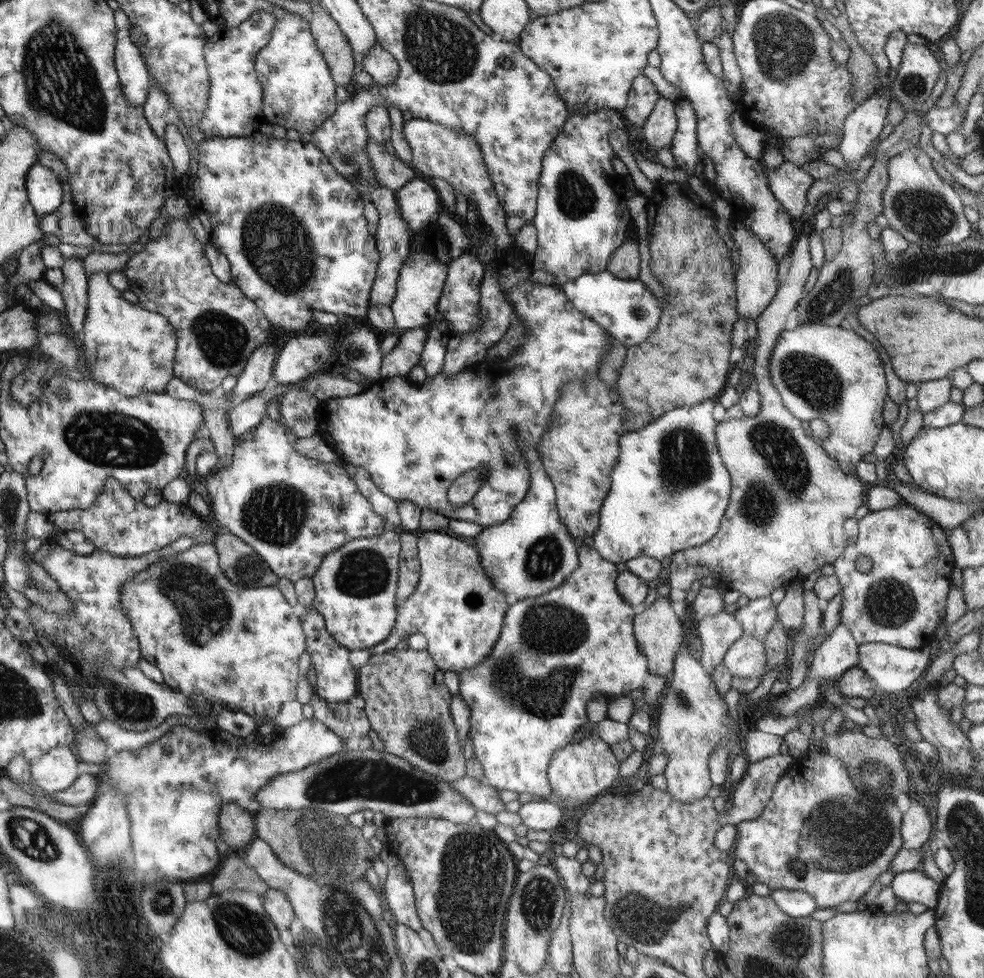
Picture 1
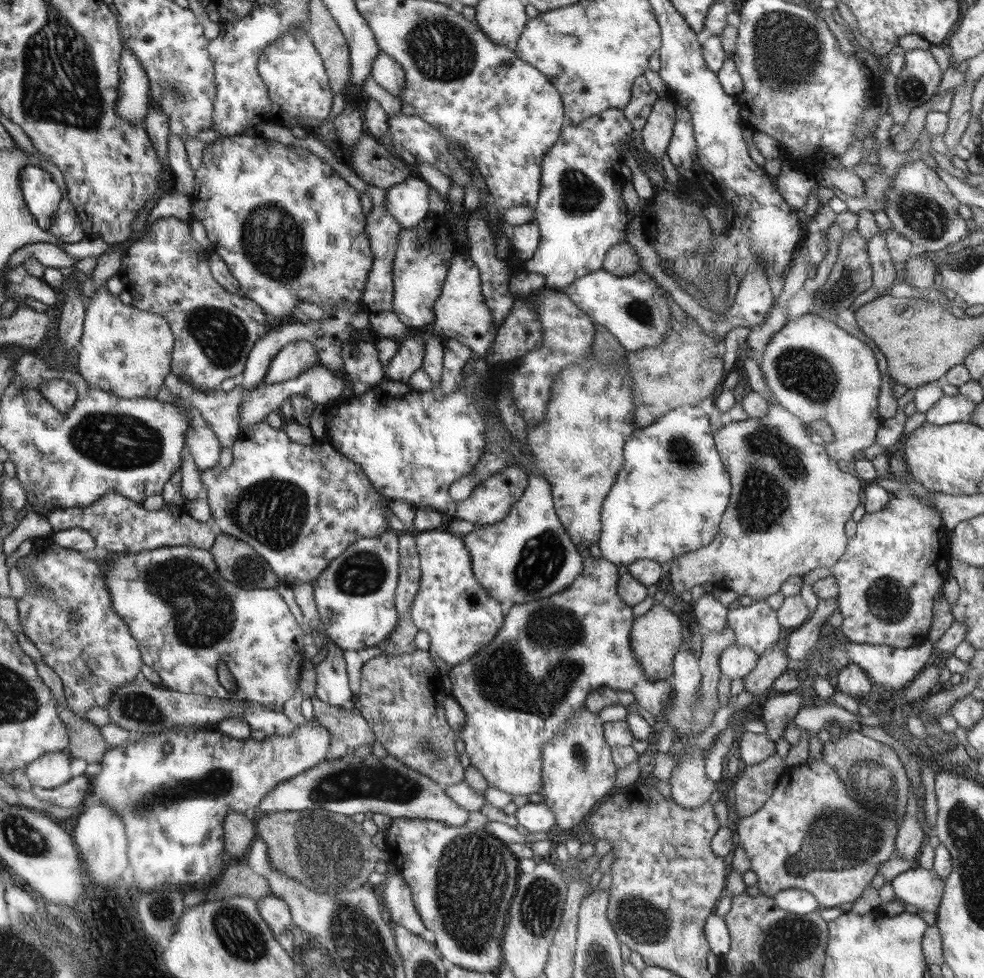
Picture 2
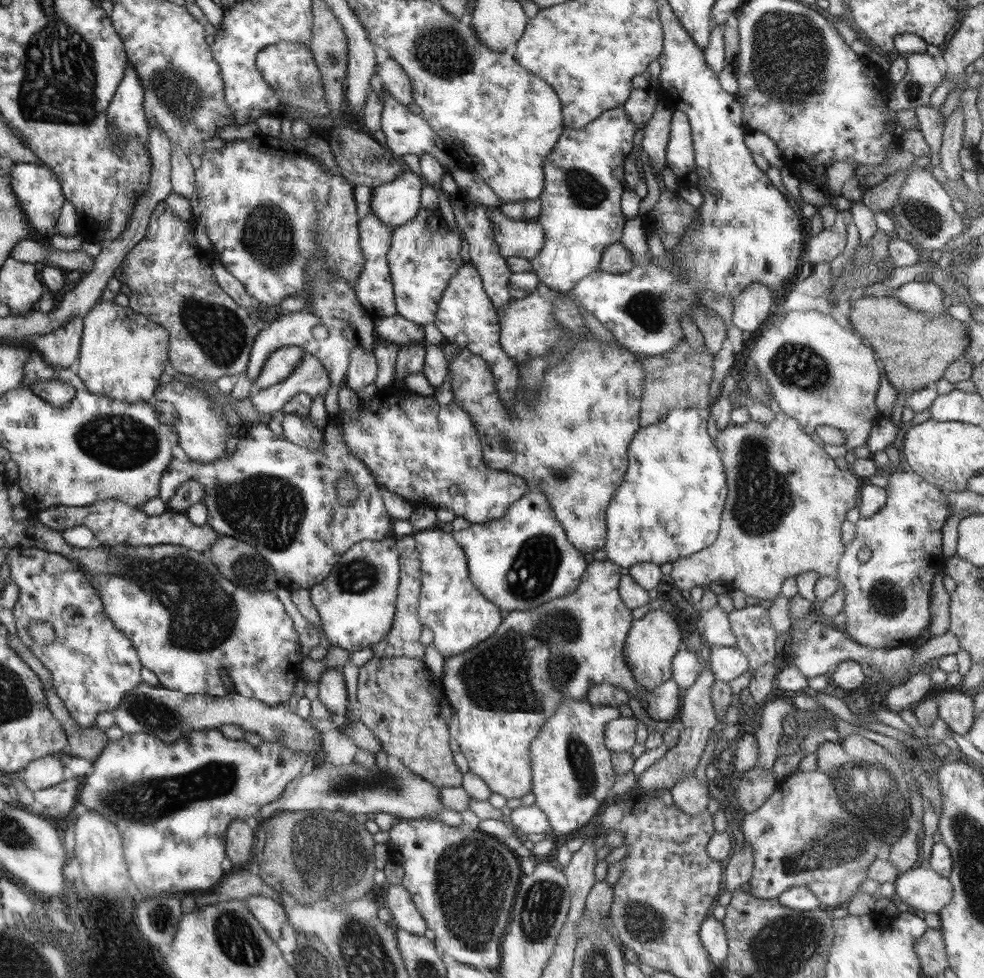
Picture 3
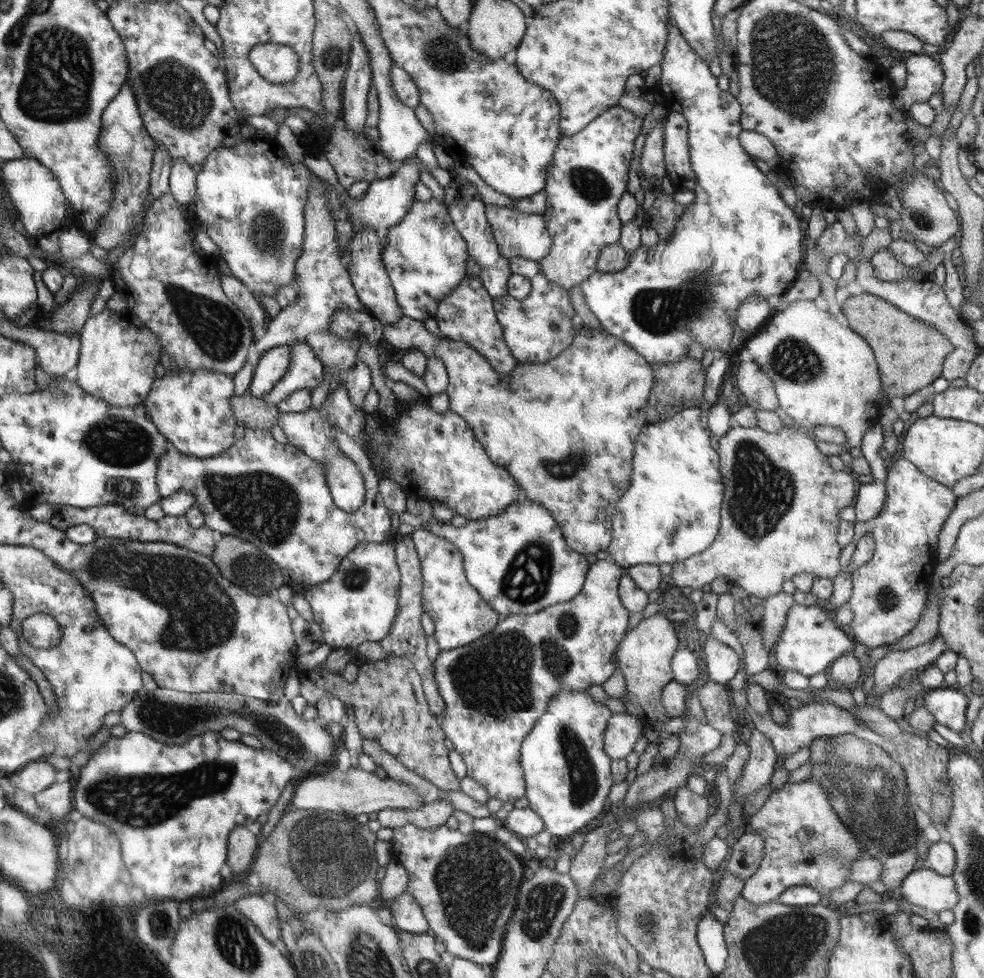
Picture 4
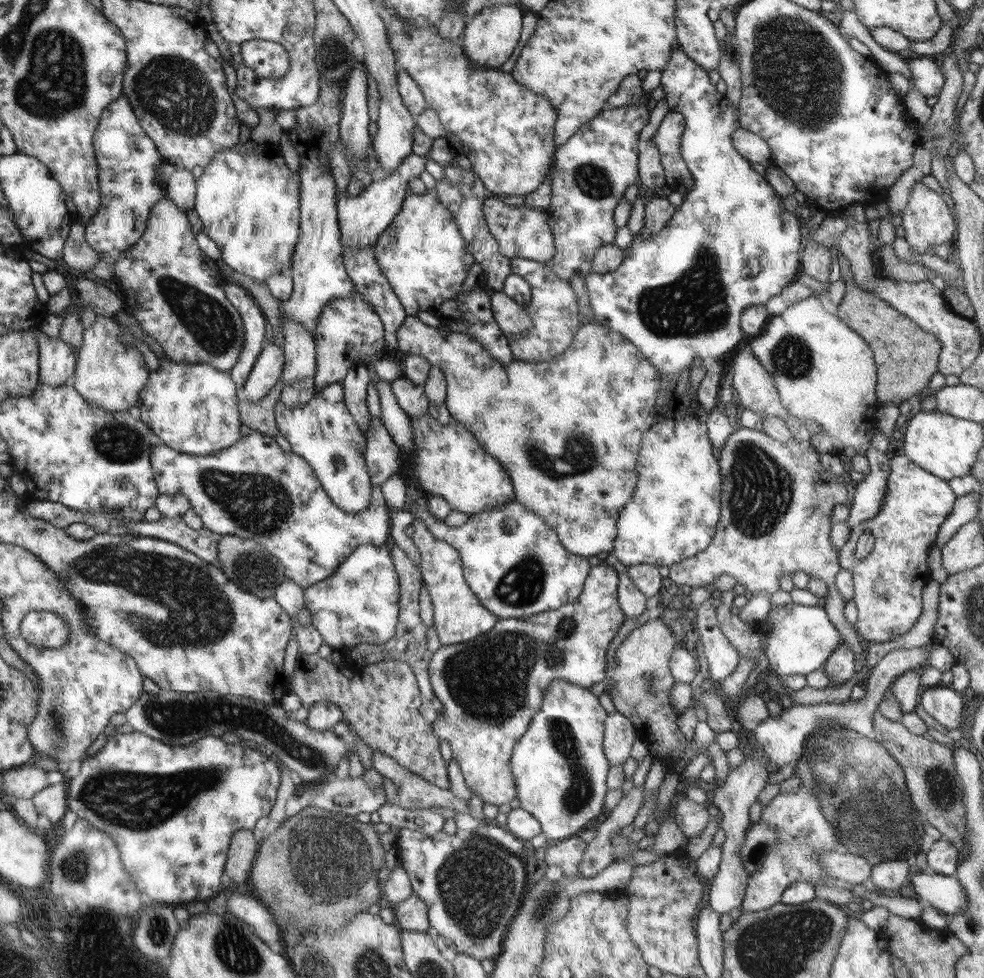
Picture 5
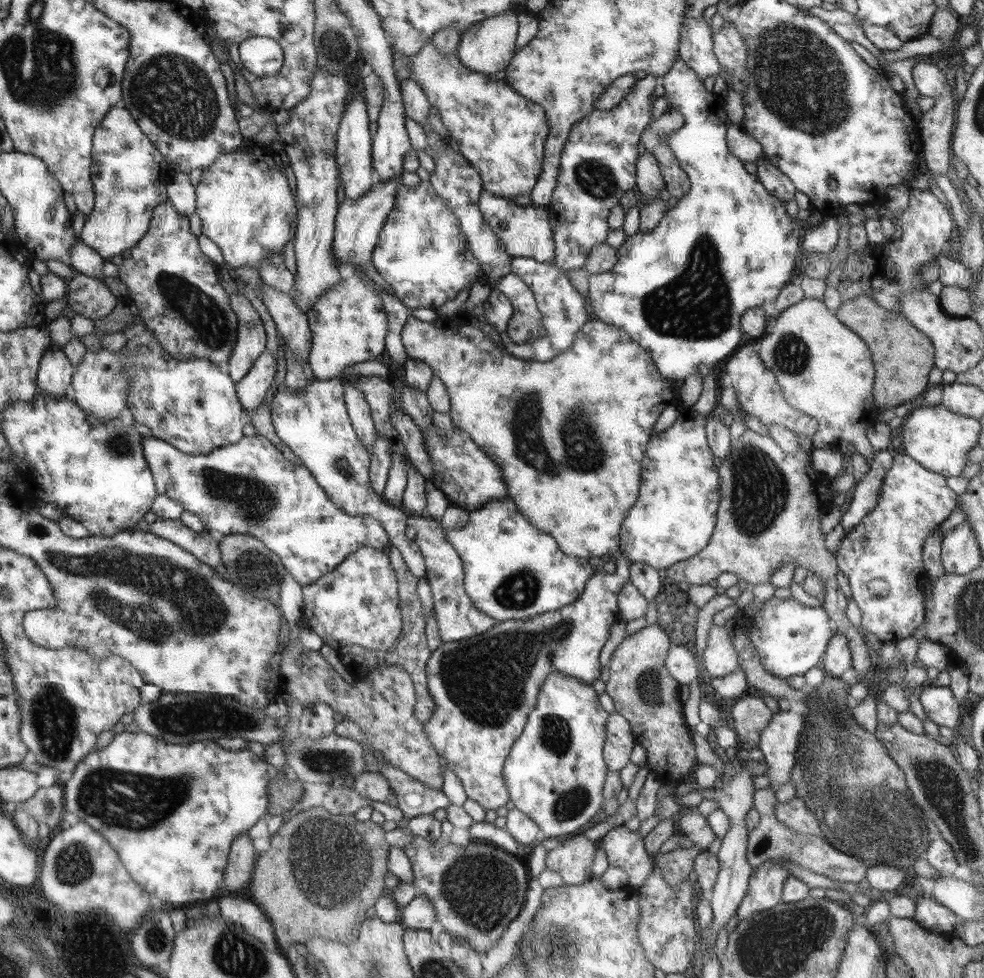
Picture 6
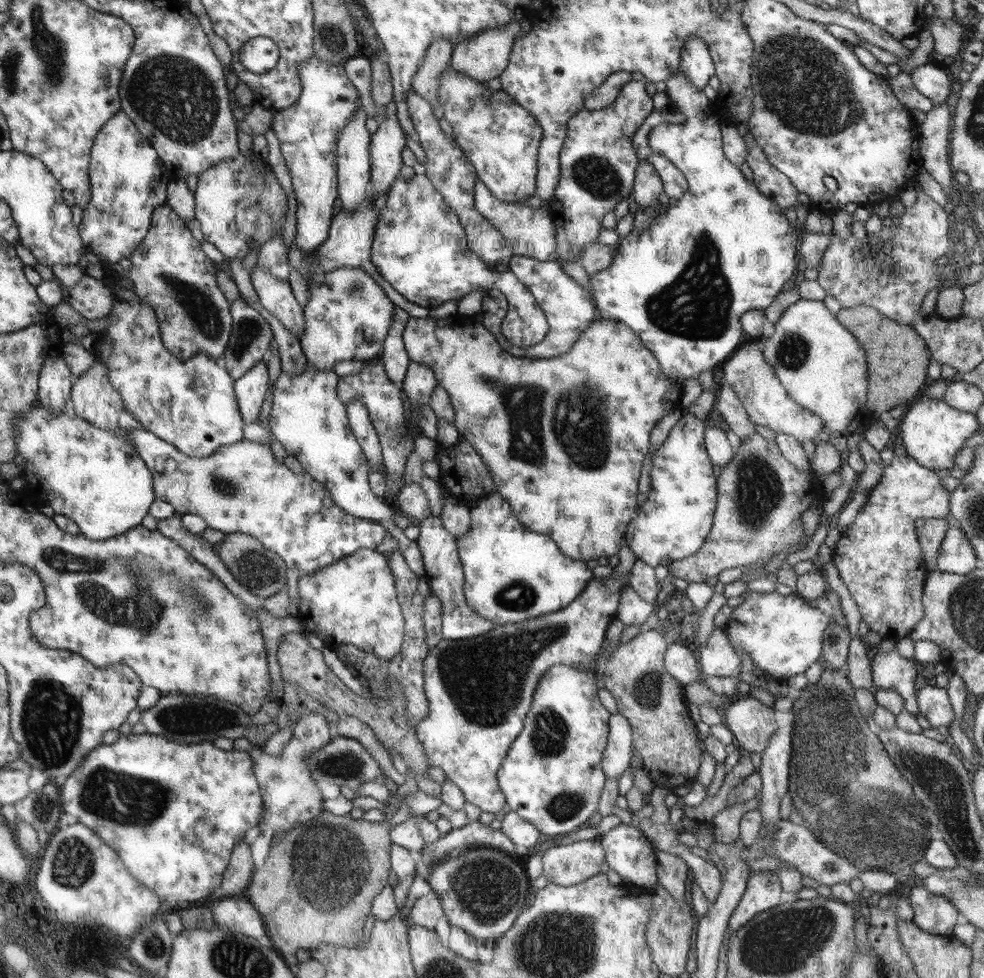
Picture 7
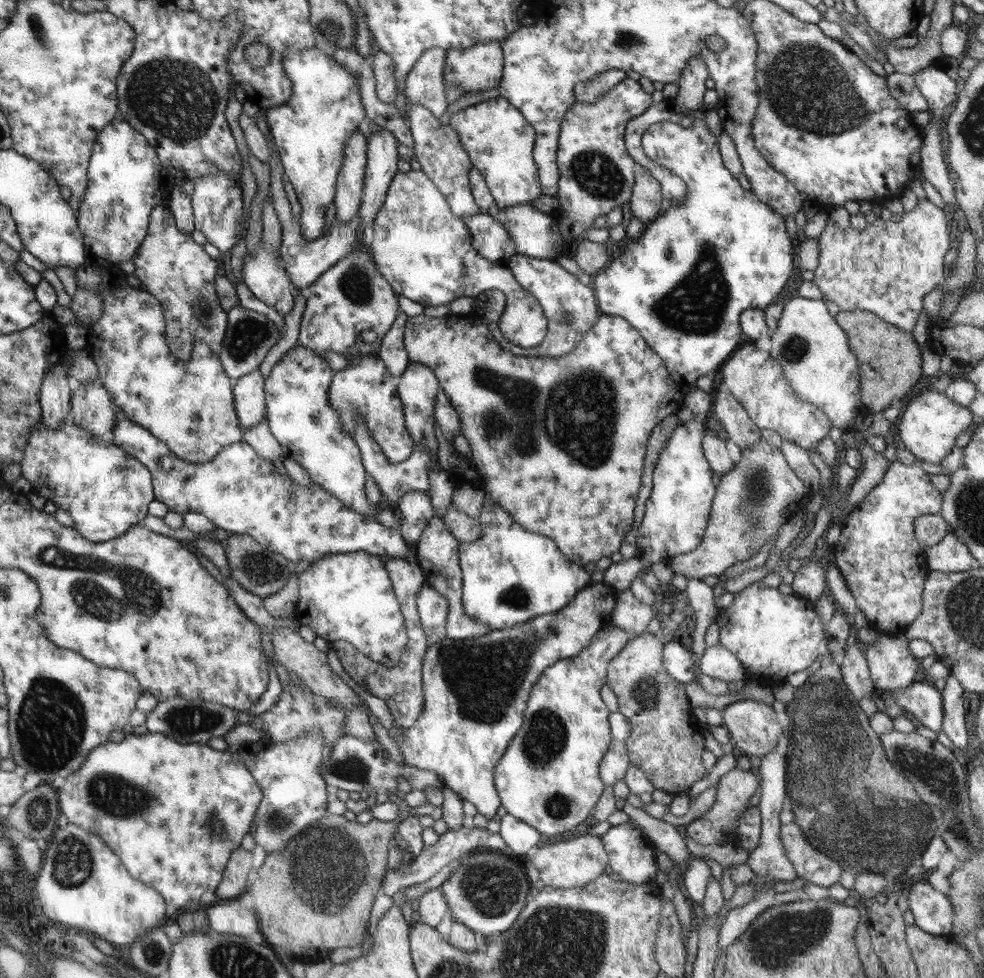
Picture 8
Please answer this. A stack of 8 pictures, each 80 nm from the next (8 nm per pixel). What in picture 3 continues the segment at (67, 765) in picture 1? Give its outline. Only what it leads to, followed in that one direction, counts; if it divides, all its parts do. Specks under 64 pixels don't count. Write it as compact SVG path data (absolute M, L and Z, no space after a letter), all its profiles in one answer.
M58 754L48 755L34 760L19 776L26 784L26 788L36 792L64 781L63 768Z

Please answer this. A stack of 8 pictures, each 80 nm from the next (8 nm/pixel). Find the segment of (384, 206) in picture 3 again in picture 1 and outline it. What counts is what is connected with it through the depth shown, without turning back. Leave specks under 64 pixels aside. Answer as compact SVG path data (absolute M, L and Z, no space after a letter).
M418 175L397 190L396 195L402 220L405 220L411 229L420 231L426 226L437 224L441 214L438 206L444 206L436 189L426 178Z

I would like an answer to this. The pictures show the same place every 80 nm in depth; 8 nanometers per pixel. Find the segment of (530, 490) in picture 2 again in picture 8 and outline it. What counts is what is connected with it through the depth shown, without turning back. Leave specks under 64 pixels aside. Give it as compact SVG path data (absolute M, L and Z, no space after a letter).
M489 496L484 501L479 517L476 520L481 524L481 535L478 540L472 543L461 543L459 545L458 553L460 553L459 565L462 573L462 600L464 612L474 620L477 620L480 624L485 624L490 631L492 630L504 630L505 628L512 628L513 626L522 624L532 620L534 617L542 616L544 614L550 614L558 612L561 608L564 608L583 588L590 585L590 573L584 569L584 566L575 564L573 561L568 560L557 545L550 537L542 536L538 533L528 532L525 528L522 528L513 518L508 514L495 500L492 500Z

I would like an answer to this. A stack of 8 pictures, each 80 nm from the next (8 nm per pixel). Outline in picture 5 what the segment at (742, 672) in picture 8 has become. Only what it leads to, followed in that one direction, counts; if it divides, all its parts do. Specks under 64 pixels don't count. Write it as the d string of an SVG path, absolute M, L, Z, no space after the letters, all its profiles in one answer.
M719 588L712 591L711 597L701 605L697 605L697 631L704 645L702 663L716 683L727 679L734 672L741 656L734 645L724 636L717 621L717 610L713 600L721 597Z

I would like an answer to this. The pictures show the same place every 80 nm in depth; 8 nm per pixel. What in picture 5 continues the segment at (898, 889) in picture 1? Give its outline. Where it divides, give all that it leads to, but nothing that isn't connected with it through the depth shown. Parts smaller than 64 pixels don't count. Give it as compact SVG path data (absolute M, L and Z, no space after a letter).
M932 870L921 871L912 876L912 888L922 904L946 915L960 915L968 907L966 893L956 876L944 876Z

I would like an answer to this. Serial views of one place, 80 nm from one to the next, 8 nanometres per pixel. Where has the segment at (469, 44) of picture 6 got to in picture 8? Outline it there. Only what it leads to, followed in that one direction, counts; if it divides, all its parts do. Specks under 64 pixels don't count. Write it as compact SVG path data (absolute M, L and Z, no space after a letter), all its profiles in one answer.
M491 40L491 42L482 42L475 44L470 48L450 48L446 51L446 64L444 66L444 86L447 87L447 92L452 92L448 96L450 102L457 100L459 96L467 92L478 92L491 88L498 88L502 72L504 68L504 57L502 54L502 42L499 40Z

